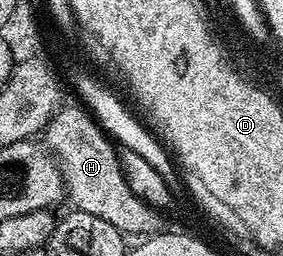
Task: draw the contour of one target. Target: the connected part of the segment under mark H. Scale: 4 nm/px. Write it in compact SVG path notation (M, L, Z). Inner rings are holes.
M77 105L74 106L62 106L53 116L53 120L45 126L43 132L44 146L55 156L57 165L61 169L61 175L65 178L65 193L68 202L73 202L78 207L74 208L81 215L90 215L95 221L115 225L115 229L119 229L126 236L148 237L158 234L162 230L162 212L149 203L145 203L132 192L131 186L125 180L124 171L118 159L118 148L114 146L109 136L99 128L98 123L87 110Z

